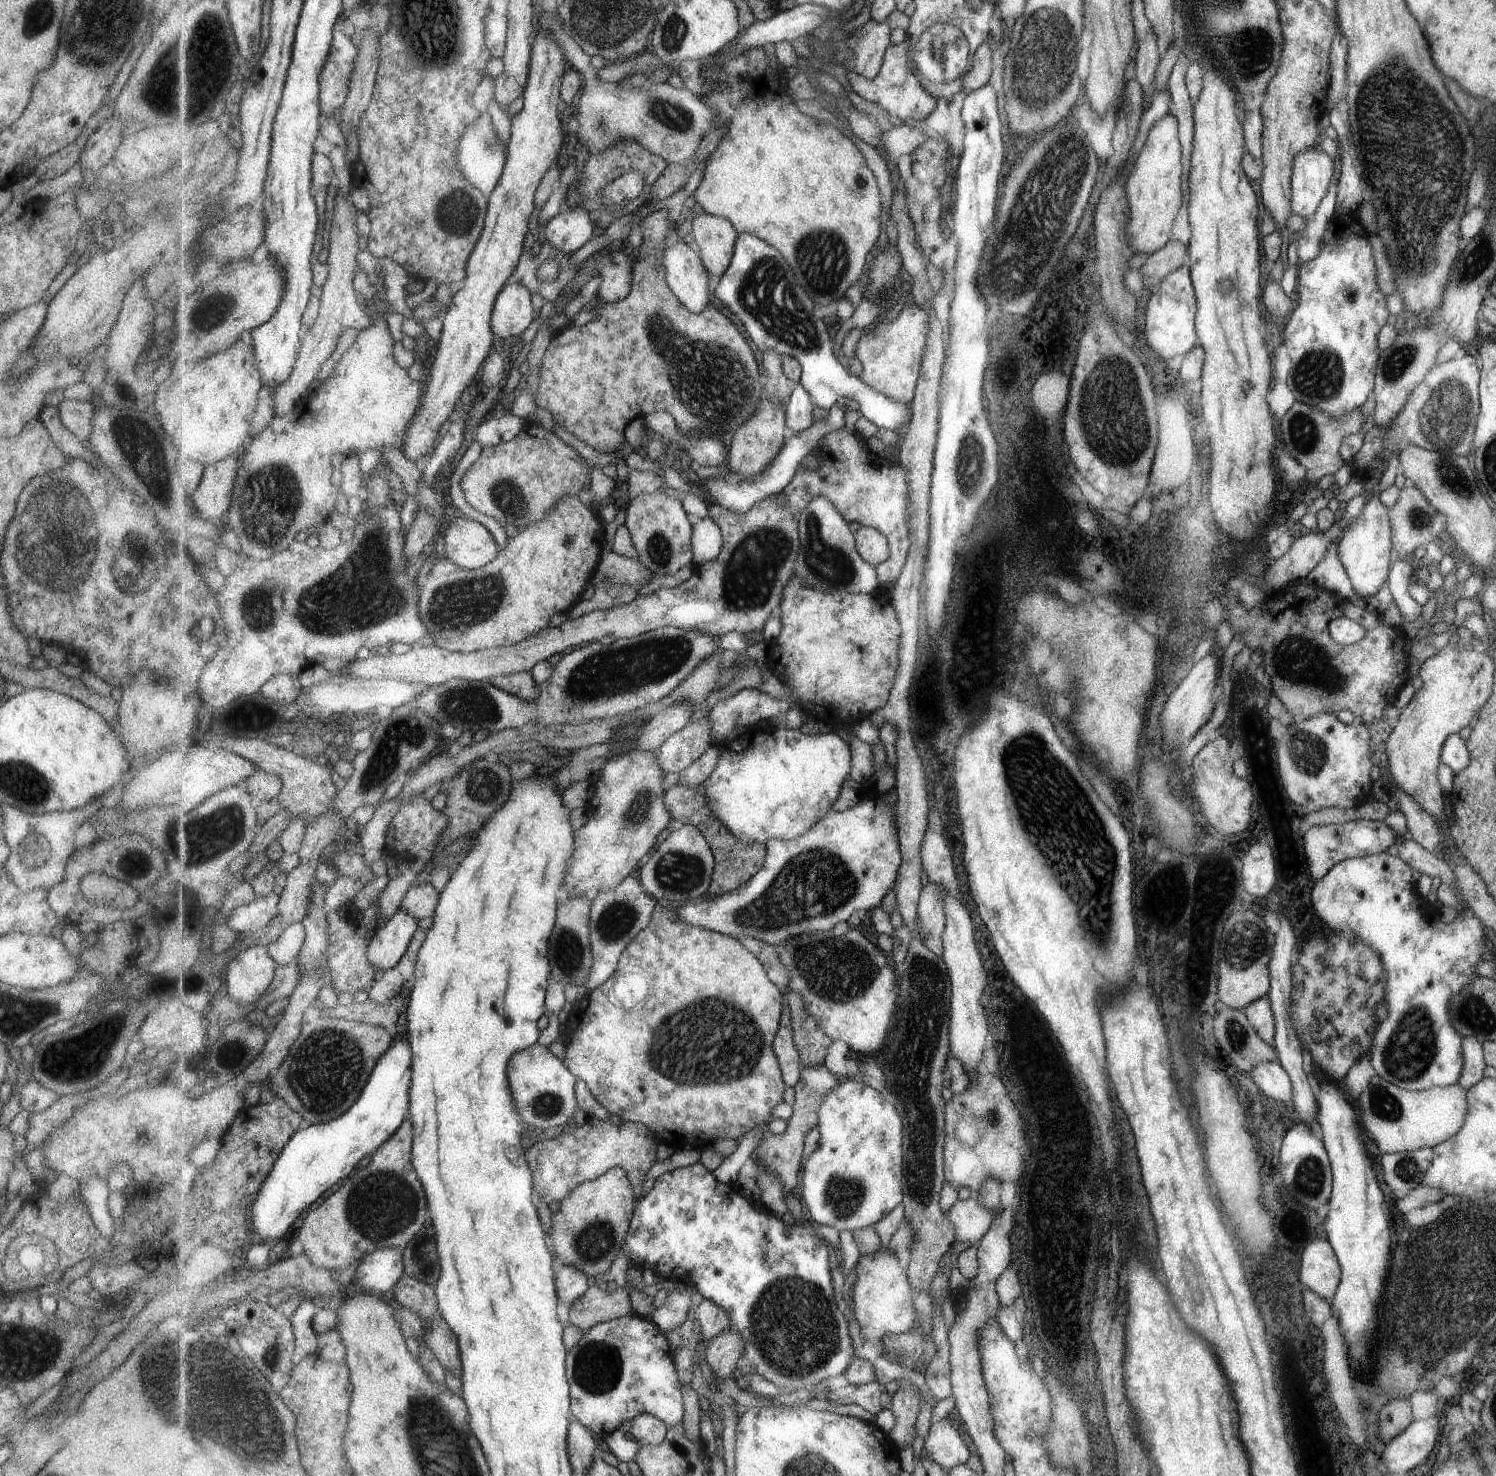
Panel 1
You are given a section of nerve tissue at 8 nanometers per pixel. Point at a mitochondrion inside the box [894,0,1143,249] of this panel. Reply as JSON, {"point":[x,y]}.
{"point":[1043,54]}

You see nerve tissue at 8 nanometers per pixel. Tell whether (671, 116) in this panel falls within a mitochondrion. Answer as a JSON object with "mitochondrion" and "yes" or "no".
{"mitochondrion":"yes"}

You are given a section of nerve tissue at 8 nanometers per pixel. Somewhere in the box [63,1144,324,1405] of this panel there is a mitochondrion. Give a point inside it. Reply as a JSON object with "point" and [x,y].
{"point":[271,1359]}

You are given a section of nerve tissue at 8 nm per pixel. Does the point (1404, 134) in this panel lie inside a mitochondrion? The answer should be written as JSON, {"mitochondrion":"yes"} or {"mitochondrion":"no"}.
{"mitochondrion":"yes"}

